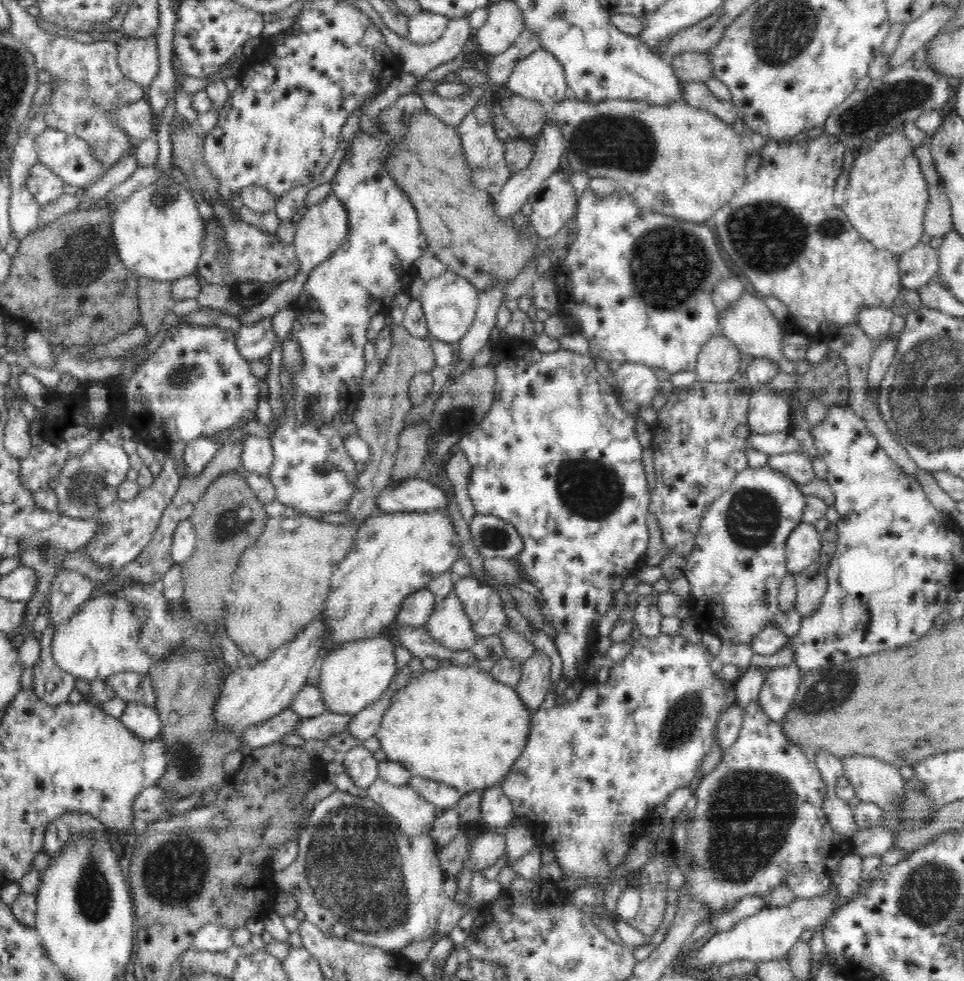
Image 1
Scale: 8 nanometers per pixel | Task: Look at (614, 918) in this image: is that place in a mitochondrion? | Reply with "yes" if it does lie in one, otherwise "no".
no

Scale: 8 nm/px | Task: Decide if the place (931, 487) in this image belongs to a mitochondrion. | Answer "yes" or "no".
no

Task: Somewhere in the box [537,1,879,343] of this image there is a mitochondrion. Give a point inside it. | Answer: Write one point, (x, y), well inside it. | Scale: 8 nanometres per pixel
(668, 265)

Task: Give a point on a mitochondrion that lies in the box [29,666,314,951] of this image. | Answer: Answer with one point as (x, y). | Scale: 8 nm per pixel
(174, 874)

